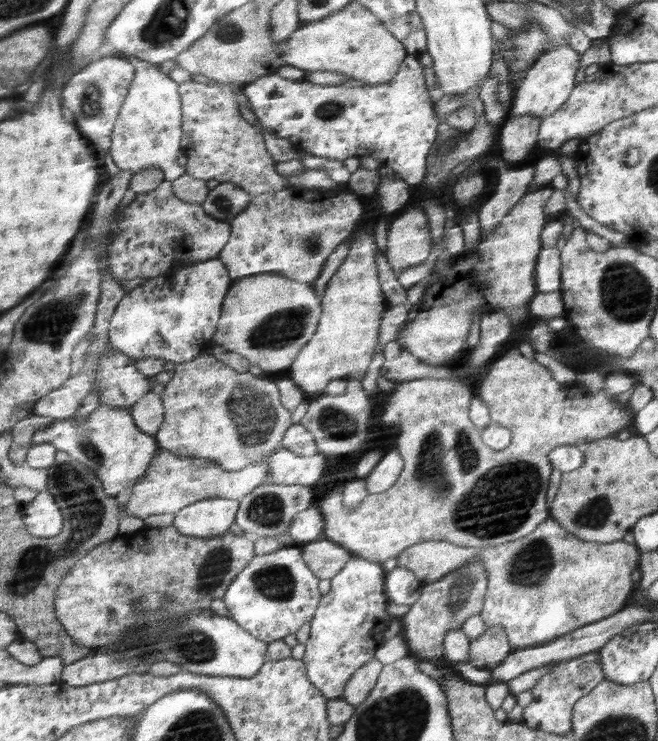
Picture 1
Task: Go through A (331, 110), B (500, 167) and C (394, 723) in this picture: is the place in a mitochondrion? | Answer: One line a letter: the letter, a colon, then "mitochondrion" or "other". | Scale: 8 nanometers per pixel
A: mitochondrion
B: other
C: mitochondrion

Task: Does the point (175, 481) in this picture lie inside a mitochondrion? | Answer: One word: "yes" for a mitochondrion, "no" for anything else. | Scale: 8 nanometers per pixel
no

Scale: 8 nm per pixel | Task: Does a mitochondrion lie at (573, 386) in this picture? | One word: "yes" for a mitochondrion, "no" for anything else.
no

